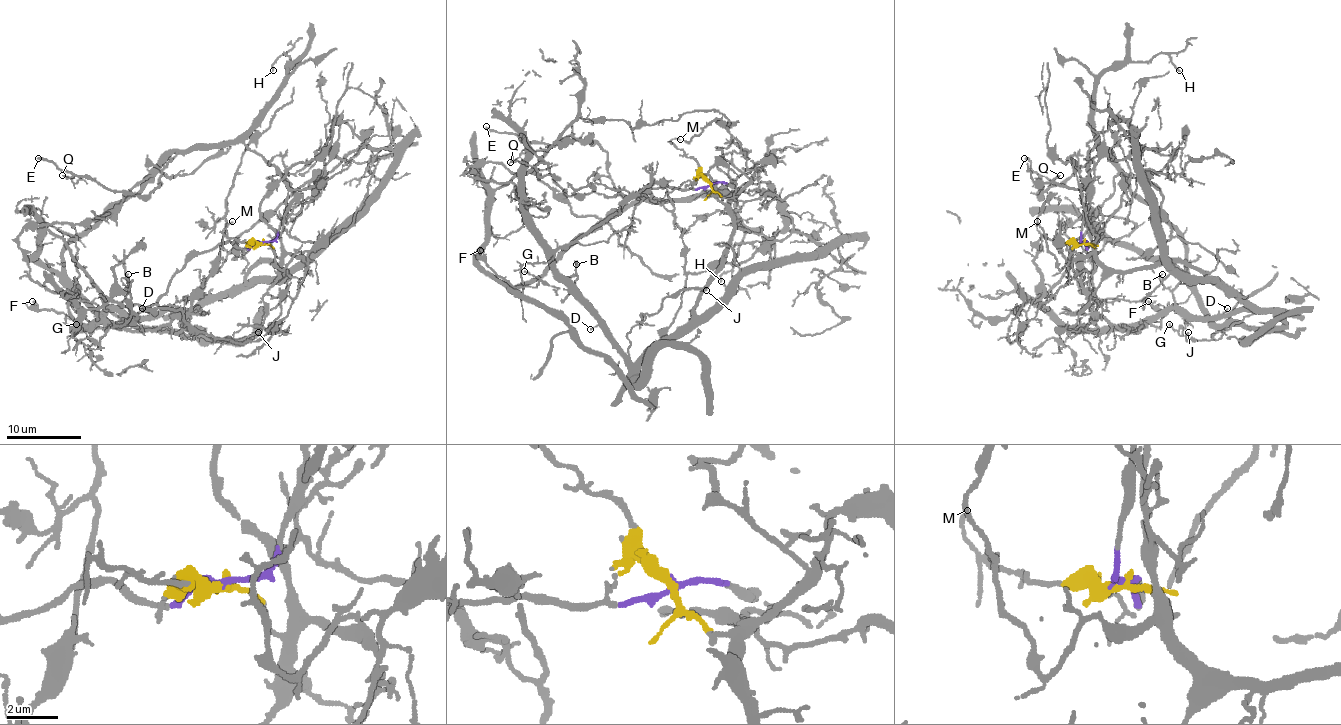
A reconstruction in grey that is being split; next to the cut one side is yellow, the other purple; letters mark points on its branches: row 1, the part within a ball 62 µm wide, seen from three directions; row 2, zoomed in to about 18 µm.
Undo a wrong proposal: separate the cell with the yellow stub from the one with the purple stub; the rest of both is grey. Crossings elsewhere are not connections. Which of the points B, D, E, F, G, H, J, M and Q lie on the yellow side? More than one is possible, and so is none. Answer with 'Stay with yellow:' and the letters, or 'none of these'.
Stay with yellow: B, D, F, G, J, M

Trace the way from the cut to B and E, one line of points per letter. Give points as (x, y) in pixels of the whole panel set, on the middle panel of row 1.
B: (710, 183), (727, 199), (733, 216), (733, 235), (723, 266), (694, 315), (634, 361), (569, 278), (576, 265)
E: (710, 183), (736, 188), (690, 199), (627, 203), (608, 172), (608, 155), (597, 144), (523, 142), (485, 127)

